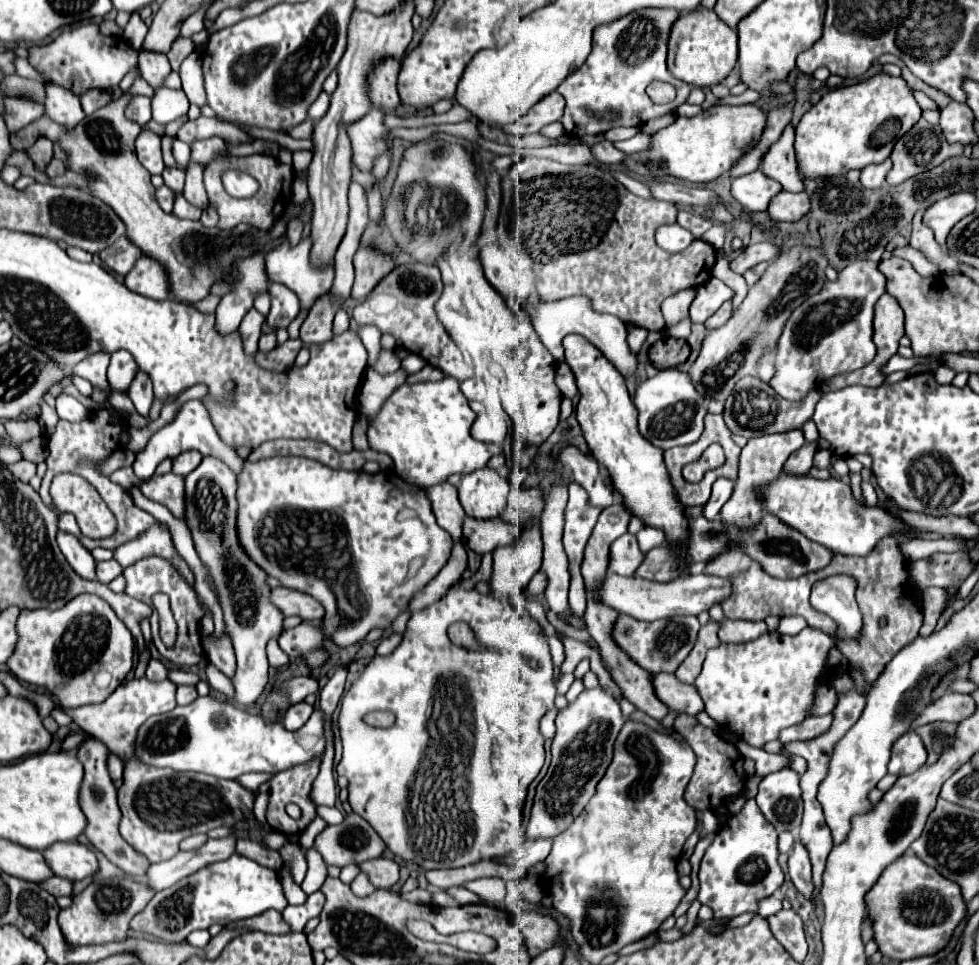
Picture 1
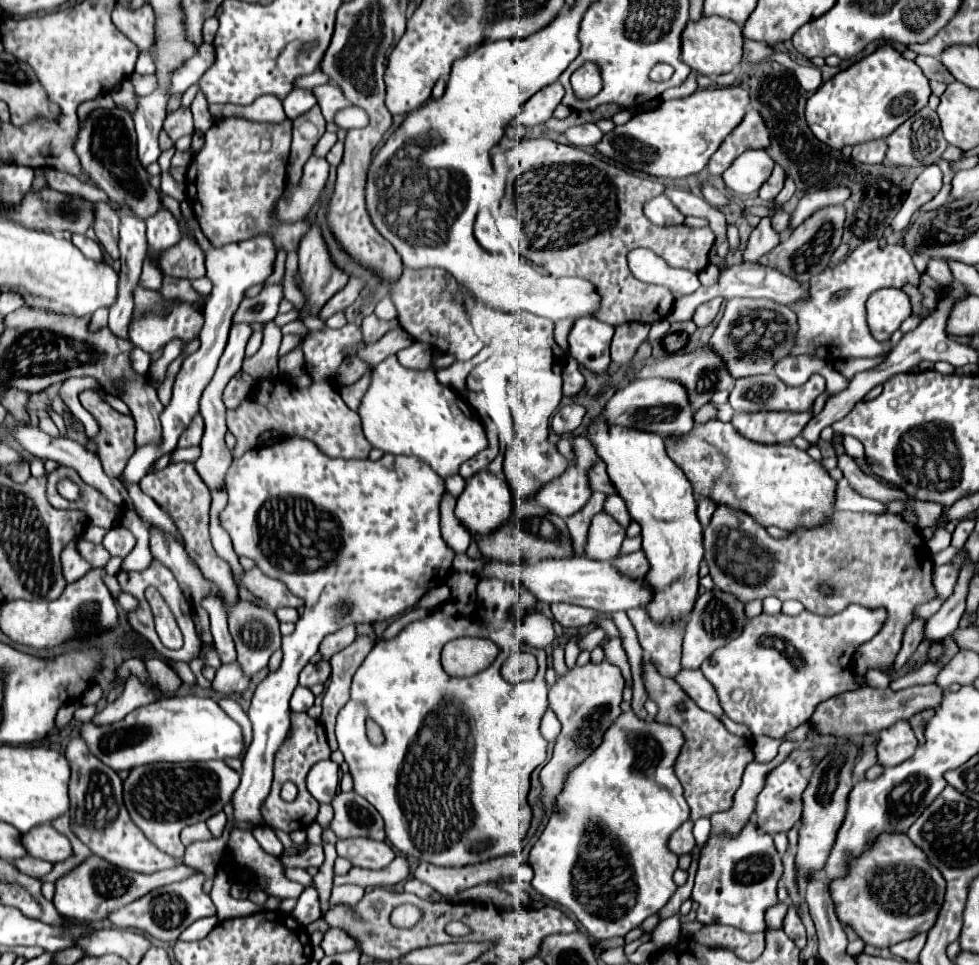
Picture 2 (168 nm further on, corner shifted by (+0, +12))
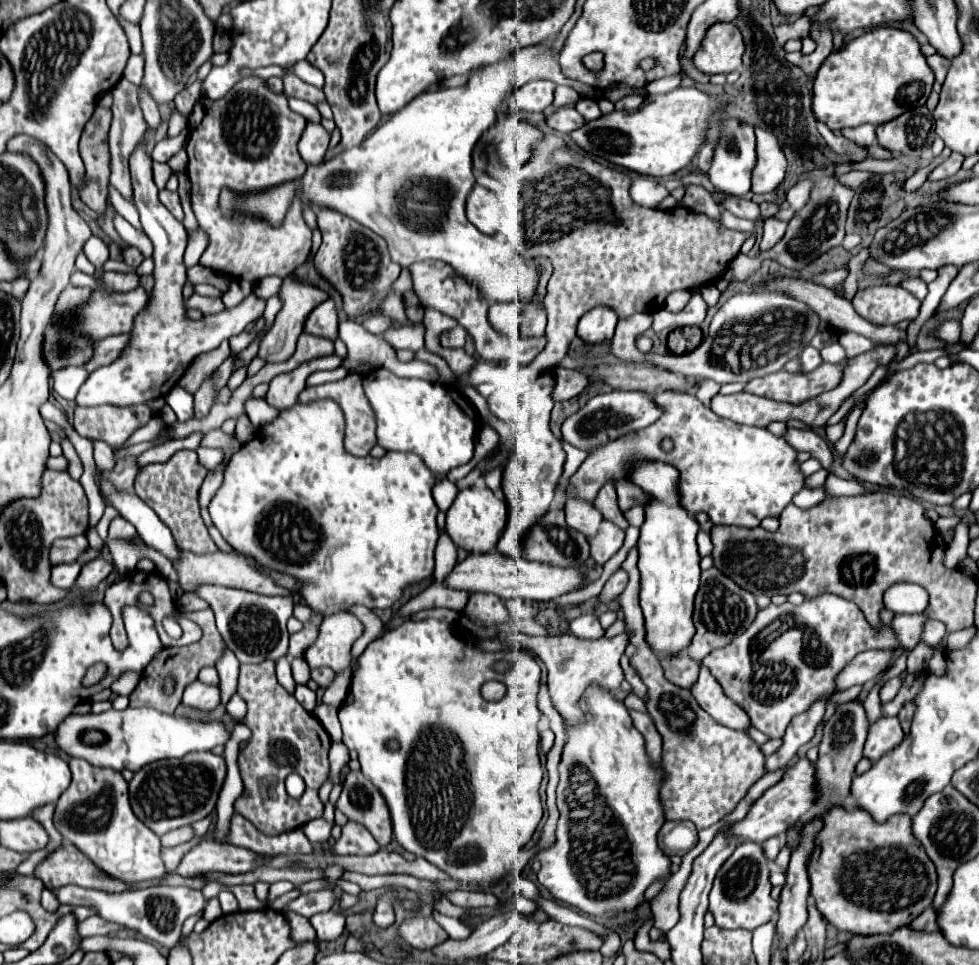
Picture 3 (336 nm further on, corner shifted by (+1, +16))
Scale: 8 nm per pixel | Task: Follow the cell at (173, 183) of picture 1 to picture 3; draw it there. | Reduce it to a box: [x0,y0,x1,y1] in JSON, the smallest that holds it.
[141,92,161,130]

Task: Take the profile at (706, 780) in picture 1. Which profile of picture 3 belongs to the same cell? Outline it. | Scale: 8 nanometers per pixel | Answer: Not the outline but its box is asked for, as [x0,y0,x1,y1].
[619,548,765,830]

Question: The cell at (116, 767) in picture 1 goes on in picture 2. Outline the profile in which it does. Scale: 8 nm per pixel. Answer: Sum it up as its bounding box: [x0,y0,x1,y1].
[80,694,244,772]

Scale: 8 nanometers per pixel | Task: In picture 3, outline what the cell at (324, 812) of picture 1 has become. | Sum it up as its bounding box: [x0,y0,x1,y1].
[301,818,333,844]

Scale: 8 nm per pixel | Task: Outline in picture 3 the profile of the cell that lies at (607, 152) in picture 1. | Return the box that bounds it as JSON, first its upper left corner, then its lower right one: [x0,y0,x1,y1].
[547,108,585,134]

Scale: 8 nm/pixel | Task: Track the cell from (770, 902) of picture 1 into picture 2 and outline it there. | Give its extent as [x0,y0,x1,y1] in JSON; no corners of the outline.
[766,902,786,930]

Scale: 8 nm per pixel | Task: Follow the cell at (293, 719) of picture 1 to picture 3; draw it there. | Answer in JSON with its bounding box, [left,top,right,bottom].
[293,684,317,712]

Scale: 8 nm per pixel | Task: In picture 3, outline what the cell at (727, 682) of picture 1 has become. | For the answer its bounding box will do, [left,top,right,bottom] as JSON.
[703,594,897,738]

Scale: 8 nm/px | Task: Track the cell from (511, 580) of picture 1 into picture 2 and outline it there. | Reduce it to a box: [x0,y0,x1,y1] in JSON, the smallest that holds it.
[476,578,518,610]

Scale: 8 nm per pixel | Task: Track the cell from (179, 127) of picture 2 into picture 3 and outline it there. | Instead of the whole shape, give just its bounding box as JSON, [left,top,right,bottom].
[175,80,201,120]

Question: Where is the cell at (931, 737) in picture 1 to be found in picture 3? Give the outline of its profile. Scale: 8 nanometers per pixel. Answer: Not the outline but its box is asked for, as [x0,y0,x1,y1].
[899,702,915,734]

